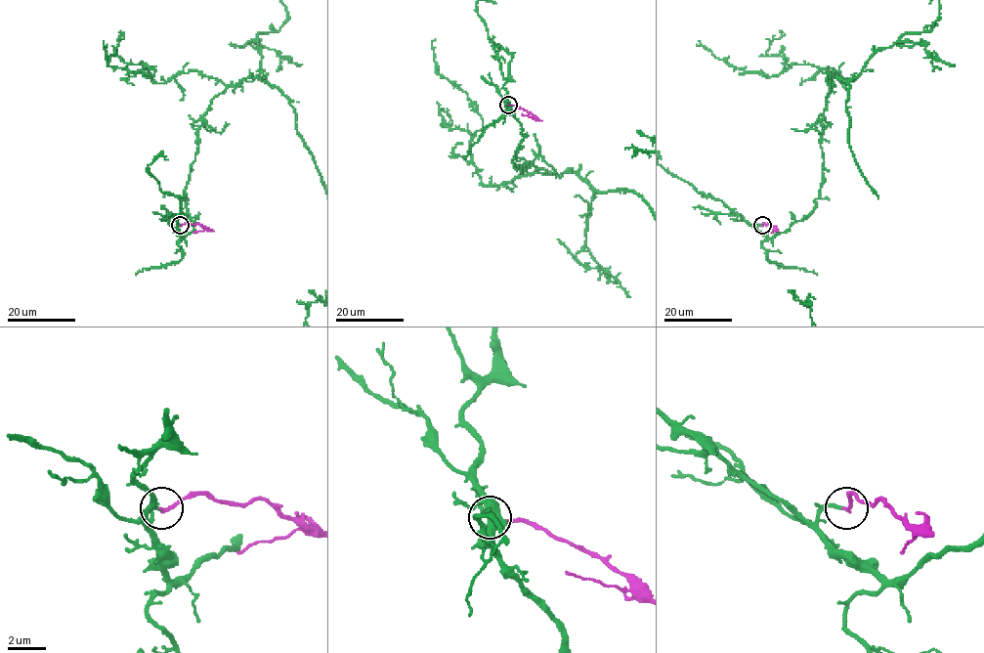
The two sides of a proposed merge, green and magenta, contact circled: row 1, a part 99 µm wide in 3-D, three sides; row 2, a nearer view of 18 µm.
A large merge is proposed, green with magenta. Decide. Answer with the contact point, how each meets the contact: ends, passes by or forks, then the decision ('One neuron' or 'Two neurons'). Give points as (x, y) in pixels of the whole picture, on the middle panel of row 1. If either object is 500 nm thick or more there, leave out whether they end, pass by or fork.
Place: (508, 105). At the ring green ends. At the ring magenta ends. One neuron

